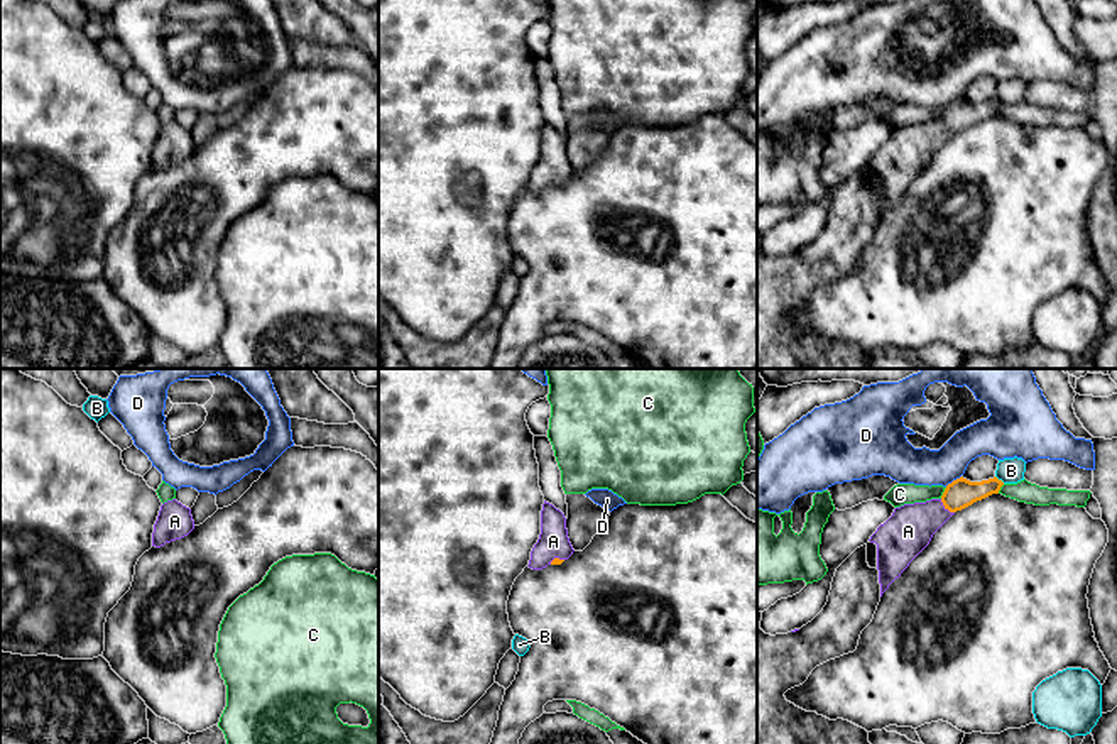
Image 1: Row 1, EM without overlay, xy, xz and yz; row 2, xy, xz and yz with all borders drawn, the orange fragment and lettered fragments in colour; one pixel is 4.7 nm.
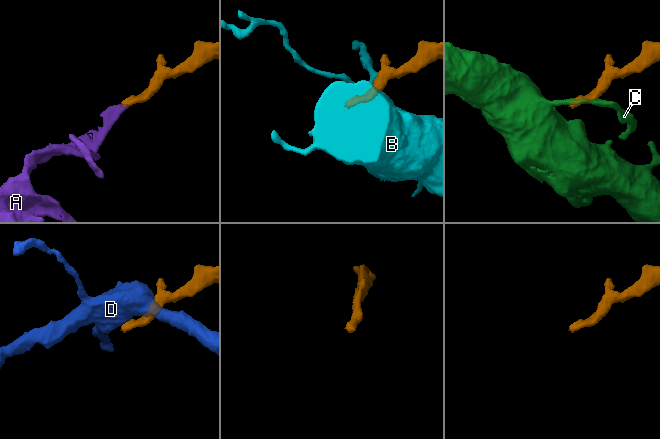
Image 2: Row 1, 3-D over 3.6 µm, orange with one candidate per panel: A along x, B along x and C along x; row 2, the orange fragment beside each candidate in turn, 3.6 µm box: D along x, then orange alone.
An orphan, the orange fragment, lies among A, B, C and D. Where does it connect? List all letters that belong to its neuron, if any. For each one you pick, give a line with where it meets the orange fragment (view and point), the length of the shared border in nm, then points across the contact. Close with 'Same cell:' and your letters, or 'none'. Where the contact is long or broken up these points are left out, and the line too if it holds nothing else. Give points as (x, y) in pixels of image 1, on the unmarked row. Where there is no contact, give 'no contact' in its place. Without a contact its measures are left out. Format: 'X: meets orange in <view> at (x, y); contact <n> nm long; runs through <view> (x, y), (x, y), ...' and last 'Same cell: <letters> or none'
A: meets orange in yz at (947, 129); contact 100 nm long; runs through yz (958, 115), (947, 129), (918, 142), (908, 153)
Same cell: A

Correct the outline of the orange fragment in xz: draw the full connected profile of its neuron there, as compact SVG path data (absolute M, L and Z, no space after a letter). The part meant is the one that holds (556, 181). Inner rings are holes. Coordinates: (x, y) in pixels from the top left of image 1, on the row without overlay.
M544 122L541 132L541 156L531 172L527 188L532 191L542 191L548 186L561 186L573 176L573 172L564 135Z

